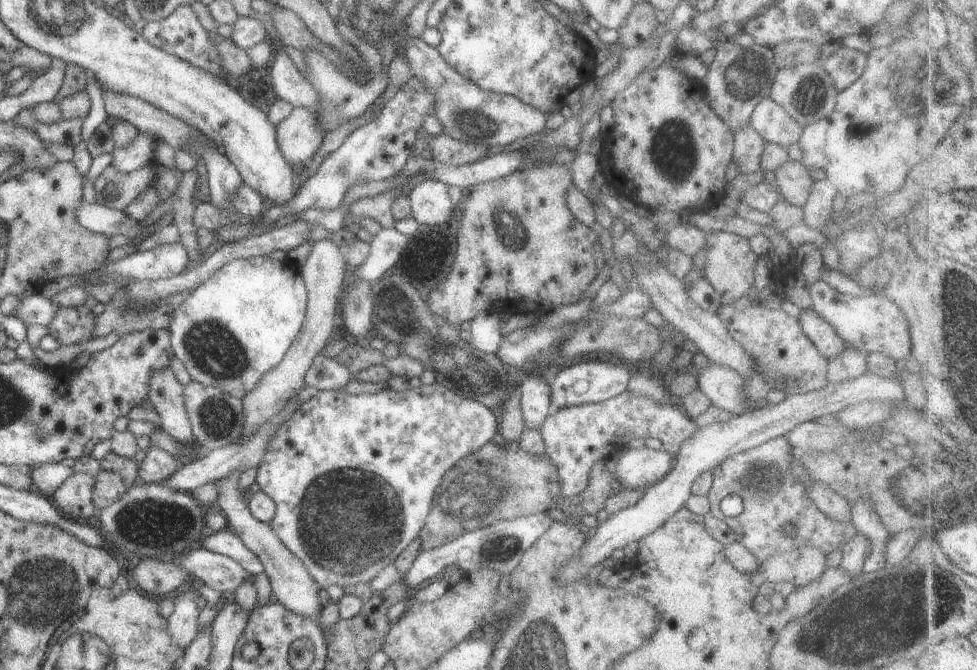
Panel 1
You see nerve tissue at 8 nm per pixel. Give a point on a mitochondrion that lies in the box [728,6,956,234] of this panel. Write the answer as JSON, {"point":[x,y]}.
{"point":[810,97]}

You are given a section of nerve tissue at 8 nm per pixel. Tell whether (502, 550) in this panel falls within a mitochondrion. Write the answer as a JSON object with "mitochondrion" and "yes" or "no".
{"mitochondrion":"yes"}

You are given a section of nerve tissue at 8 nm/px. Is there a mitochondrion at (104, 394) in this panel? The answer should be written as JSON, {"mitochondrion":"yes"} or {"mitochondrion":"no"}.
{"mitochondrion":"no"}

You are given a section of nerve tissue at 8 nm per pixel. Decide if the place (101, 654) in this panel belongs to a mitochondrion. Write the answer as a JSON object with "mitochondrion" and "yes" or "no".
{"mitochondrion":"yes"}

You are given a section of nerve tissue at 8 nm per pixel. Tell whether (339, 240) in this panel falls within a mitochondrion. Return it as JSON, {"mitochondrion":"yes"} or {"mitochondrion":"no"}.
{"mitochondrion":"no"}

